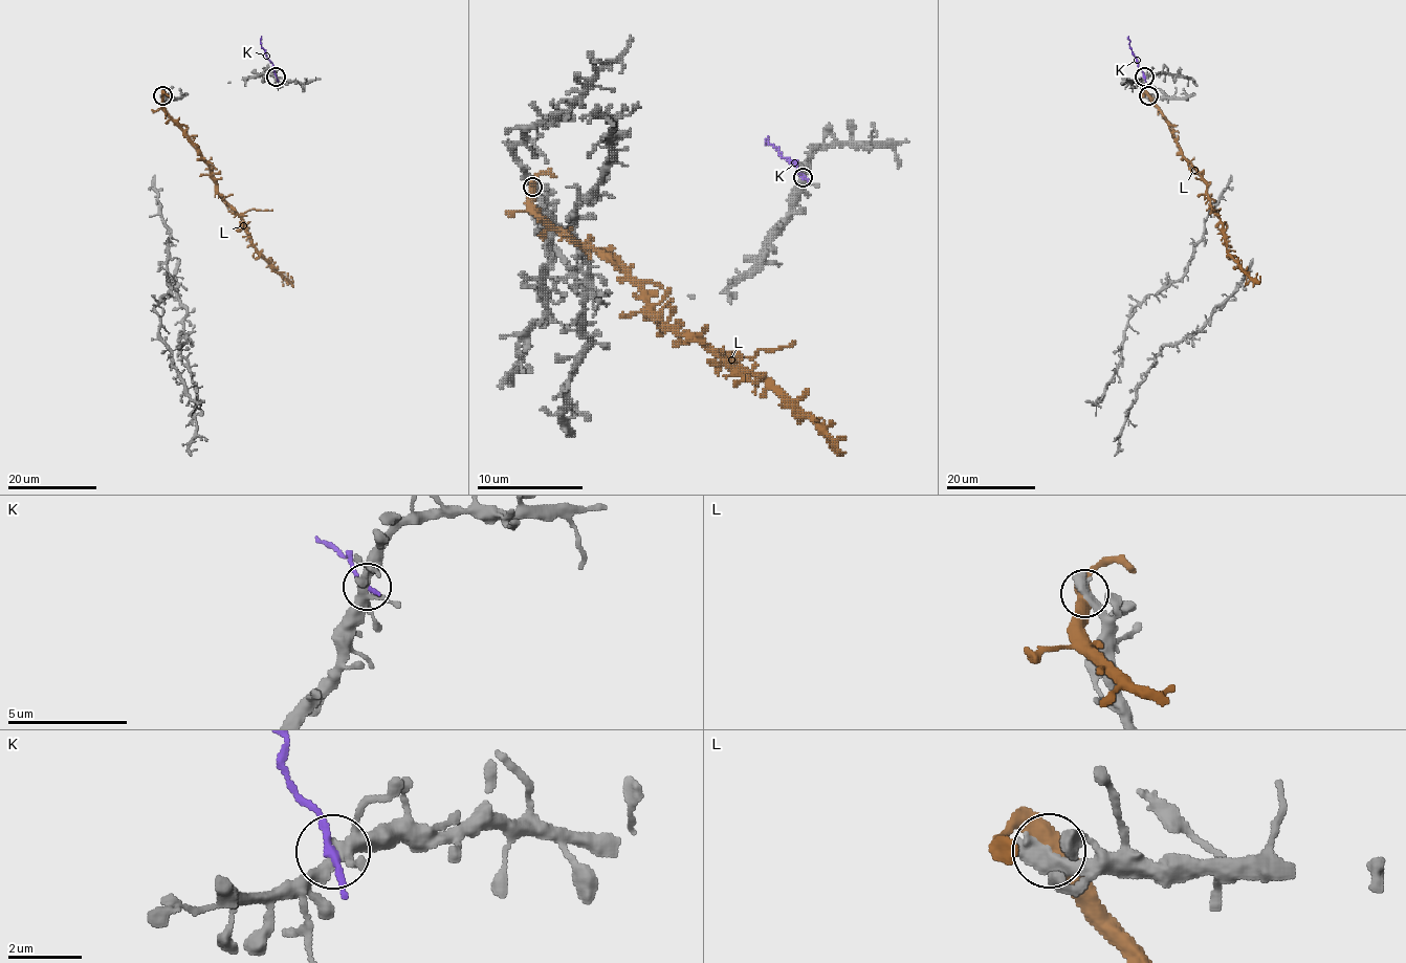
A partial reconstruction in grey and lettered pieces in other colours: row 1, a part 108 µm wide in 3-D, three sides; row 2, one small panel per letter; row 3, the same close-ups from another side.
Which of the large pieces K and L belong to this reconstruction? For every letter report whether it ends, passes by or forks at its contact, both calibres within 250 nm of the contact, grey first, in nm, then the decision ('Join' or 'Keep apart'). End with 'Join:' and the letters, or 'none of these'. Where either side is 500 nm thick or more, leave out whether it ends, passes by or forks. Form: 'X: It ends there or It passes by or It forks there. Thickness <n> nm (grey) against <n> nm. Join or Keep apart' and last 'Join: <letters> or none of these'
K: It passes by. Thickness 340 nm (grey) against 170 nm. Keep apart
L: Thickness 650 nm (grey) against 500 nm. Keep apart
Join: none of these

